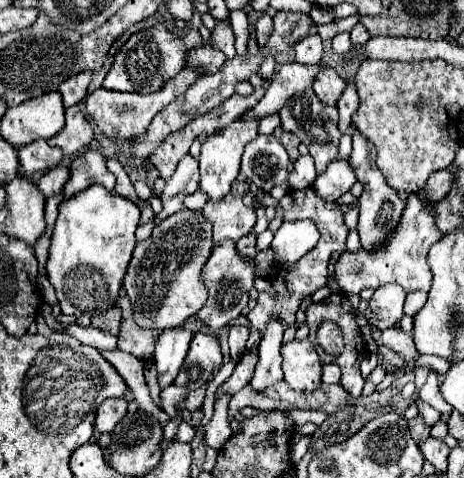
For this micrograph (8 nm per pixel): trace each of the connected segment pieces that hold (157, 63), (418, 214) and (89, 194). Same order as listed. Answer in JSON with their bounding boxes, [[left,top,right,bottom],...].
[[104,23,194,93],[328,195,442,295],[46,185,140,317]]

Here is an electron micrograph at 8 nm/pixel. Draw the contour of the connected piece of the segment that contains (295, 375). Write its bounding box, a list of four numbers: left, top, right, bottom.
[282,341,322,393]

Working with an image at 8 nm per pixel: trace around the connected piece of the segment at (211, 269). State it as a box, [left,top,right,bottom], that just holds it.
[196,241,254,331]

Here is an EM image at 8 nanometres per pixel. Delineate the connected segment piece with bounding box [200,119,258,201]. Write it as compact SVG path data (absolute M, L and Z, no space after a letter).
M236 119L230 127L226 127L222 133L216 133L208 137L202 143L200 153L200 191L208 195L210 201L220 201L228 191L232 181L236 179L240 171L240 157L244 153L244 147L248 141L252 141L258 135L258 121L240 121Z

